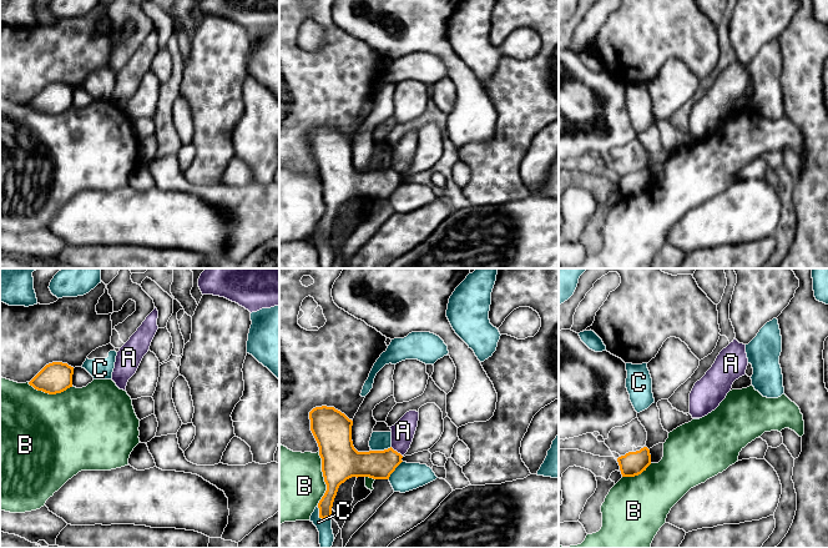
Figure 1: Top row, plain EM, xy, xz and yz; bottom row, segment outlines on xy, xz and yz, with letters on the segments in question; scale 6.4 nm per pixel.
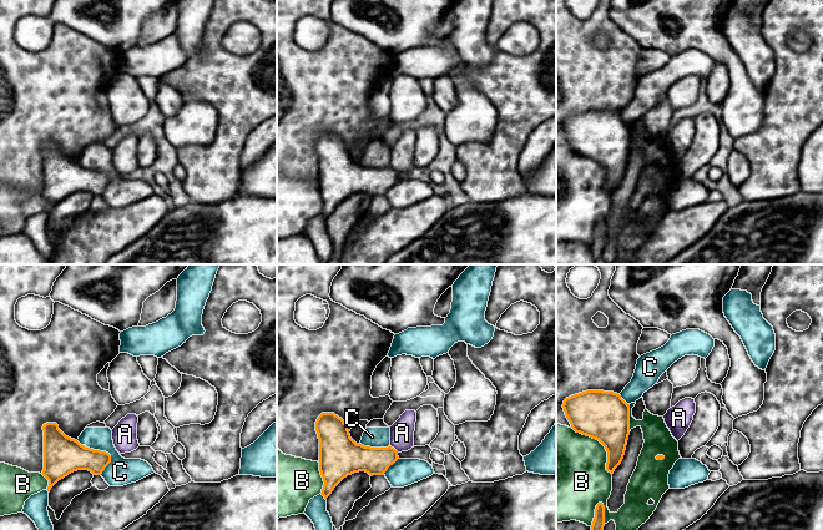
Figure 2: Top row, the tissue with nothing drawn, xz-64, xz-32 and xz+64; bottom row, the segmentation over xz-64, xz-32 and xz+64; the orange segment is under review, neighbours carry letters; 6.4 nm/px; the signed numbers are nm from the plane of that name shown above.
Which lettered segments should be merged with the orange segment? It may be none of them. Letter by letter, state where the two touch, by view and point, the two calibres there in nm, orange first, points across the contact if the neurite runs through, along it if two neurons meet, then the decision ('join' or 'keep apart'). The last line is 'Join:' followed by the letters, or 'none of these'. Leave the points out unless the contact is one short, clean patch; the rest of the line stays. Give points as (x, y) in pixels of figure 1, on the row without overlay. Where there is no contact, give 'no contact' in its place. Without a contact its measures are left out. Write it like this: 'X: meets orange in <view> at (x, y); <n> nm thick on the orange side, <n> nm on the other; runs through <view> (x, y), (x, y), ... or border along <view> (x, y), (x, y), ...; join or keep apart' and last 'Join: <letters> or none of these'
A: meets orange in xz at (395, 171); 190 nm thick on the orange side, 150 nm on the other; border along xz (390, 167), (402, 176); keep apart
B: meets orange in xz at (324, 199); 240 nm thick on the orange side, 460 nm on the other; keep apart
C: meets orange in xz at (319, 236); 110 nm thick on the orange side, 100 nm on the other; keep apart
Join: none of these

